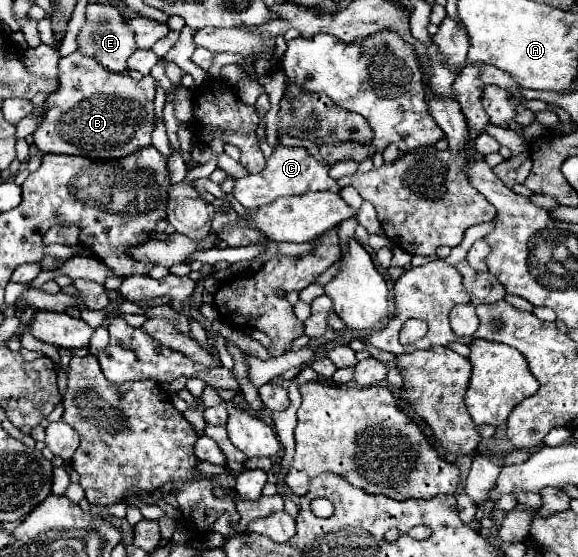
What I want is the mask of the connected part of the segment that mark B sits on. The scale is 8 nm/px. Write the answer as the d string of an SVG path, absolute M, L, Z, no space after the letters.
M74 51L68 57L60 59L58 79L60 87L46 99L48 111L44 113L42 123L34 131L34 145L42 153L84 155L88 159L118 159L136 151L138 147L150 145L150 133L154 129L154 93L156 93L156 81L150 75L140 81L120 77L112 71L106 71L92 57Z

